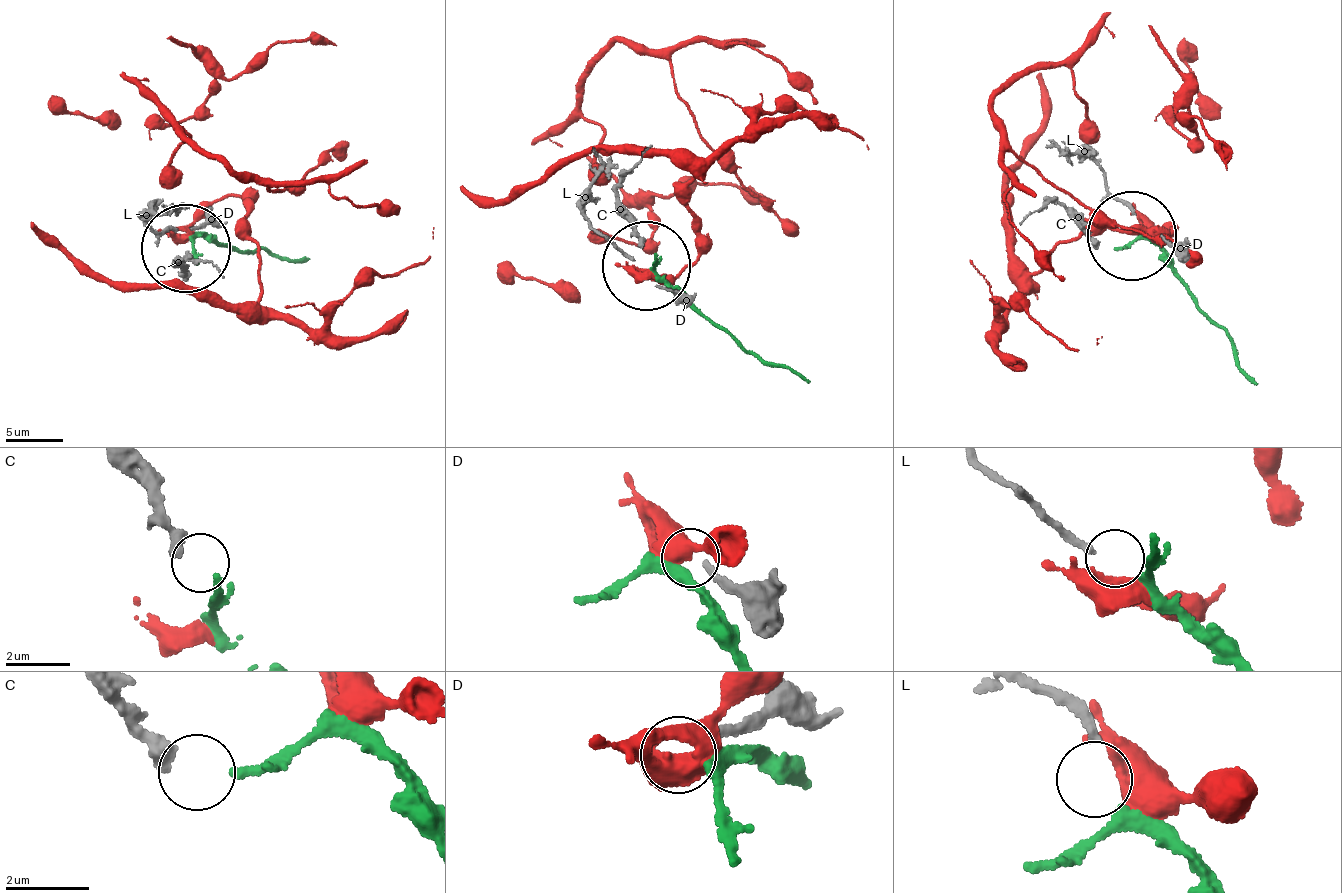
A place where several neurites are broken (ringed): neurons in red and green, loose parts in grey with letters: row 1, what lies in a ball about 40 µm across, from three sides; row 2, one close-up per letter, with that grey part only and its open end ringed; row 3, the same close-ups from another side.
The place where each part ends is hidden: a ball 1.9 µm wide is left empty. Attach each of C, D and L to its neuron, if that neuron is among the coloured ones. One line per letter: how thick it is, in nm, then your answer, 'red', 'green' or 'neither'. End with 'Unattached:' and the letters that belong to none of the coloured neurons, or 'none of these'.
C: calibre 320 nm; neither
D: calibre 180 nm; neither
L: calibre 220 nm; green
Unattached: C, D

